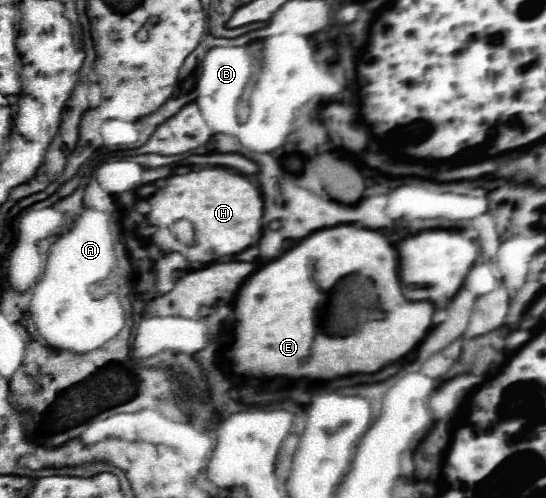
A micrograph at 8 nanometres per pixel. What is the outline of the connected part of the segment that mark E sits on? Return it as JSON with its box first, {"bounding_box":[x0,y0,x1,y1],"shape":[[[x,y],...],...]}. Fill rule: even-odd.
{"bounding_box":[227,224,435,380],"shape":[[[339,224],[339,226],[333,226],[333,228],[323,228],[323,230],[317,230],[317,232],[309,234],[309,236],[307,236],[307,238],[303,238],[299,244],[295,244],[291,250],[287,250],[287,252],[285,252],[285,254],[281,254],[279,258],[275,258],[275,260],[267,262],[267,264],[265,264],[265,266],[261,266],[261,268],[259,268],[255,274],[251,274],[251,278],[247,278],[247,282],[241,286],[241,290],[239,290],[239,294],[237,294],[237,300],[235,300],[235,318],[237,318],[237,322],[235,322],[235,342],[233,342],[233,344],[231,344],[231,348],[227,350],[227,356],[229,356],[229,360],[233,362],[233,372],[235,372],[235,374],[239,374],[239,376],[249,376],[249,378],[263,378],[263,376],[285,376],[285,378],[291,378],[291,380],[299,380],[299,378],[303,378],[303,380],[333,380],[333,378],[341,378],[341,376],[347,376],[347,374],[371,374],[371,372],[377,372],[377,370],[381,370],[383,366],[387,366],[387,364],[391,364],[391,362],[397,362],[399,358],[403,358],[403,356],[407,356],[411,350],[415,350],[415,348],[419,346],[419,342],[425,338],[427,330],[431,328],[431,318],[433,318],[433,312],[435,312],[435,304],[430,301],[408,301],[407,304],[407,298],[403,296],[403,292],[401,292],[401,286],[399,286],[399,254],[397,254],[397,248],[395,248],[395,244],[391,244],[391,242],[387,240],[387,236],[383,236],[379,230],[369,230],[369,228],[361,228],[361,226],[355,226],[355,224]],[[353,272],[359,272],[359,274],[369,274],[369,278],[375,278],[375,286],[379,286],[379,298],[383,298],[383,308],[385,308],[387,312],[397,312],[401,306],[406,306],[406,311],[398,311],[396,314],[394,314],[394,319],[389,315],[386,318],[371,321],[370,324],[367,324],[367,332],[358,332],[358,334],[351,334],[344,337],[329,336],[329,334],[326,335],[324,332],[317,329],[319,328],[319,325],[317,325],[317,318],[315,318],[315,315],[317,315],[317,310],[319,310],[319,307],[322,307],[323,304],[325,304],[325,298],[327,298],[331,290],[334,290],[336,284],[343,278],[343,276],[353,274]]]}

